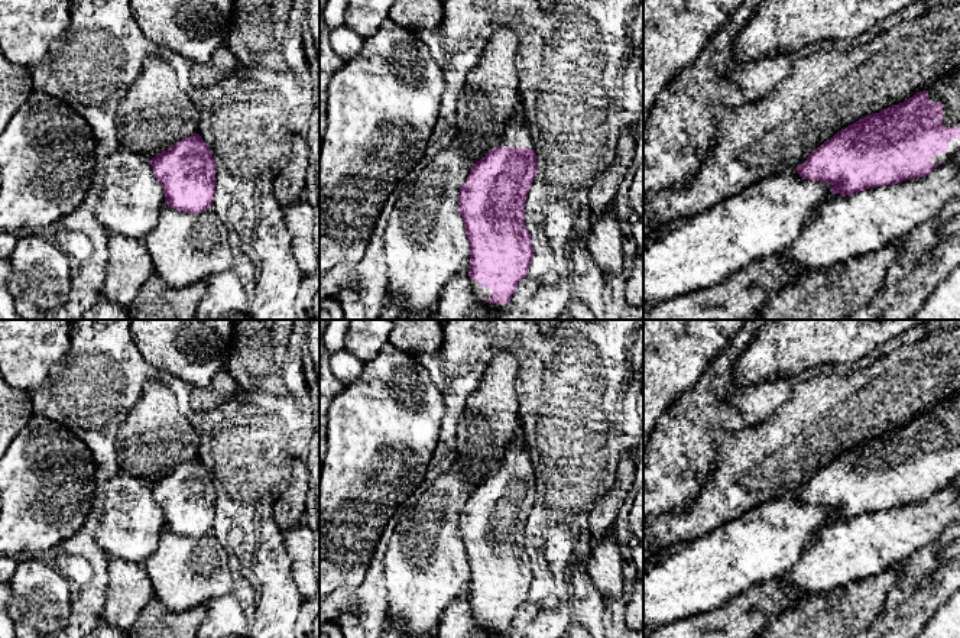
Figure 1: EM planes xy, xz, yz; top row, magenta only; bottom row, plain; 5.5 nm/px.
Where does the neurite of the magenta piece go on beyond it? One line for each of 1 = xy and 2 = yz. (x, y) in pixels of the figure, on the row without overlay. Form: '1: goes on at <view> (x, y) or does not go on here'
1: does not go on here
2: goes on at yz (946, 413)

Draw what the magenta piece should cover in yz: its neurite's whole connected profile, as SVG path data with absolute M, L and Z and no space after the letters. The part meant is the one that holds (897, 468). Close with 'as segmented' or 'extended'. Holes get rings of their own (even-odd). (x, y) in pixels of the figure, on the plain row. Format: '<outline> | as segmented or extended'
M960 391L904 427L872 437L839 454L814 473L807 485L798 489L797 496L802 503L831 508L831 519L846 521L928 499L957 476L960 476Z | extended

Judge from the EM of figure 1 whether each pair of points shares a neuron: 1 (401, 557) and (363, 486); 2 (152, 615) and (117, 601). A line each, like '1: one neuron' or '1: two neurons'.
1: two neurons
2: two neurons

